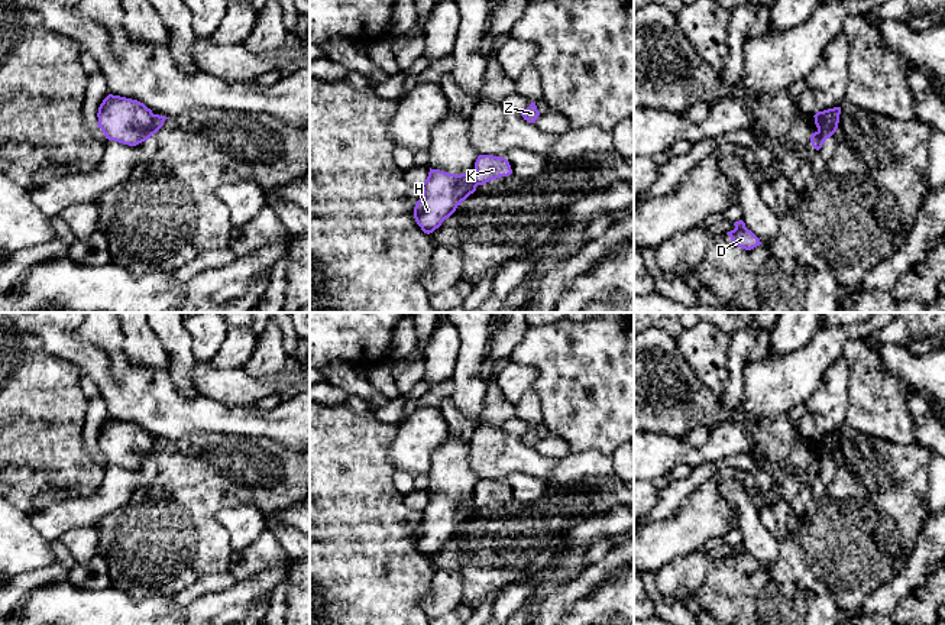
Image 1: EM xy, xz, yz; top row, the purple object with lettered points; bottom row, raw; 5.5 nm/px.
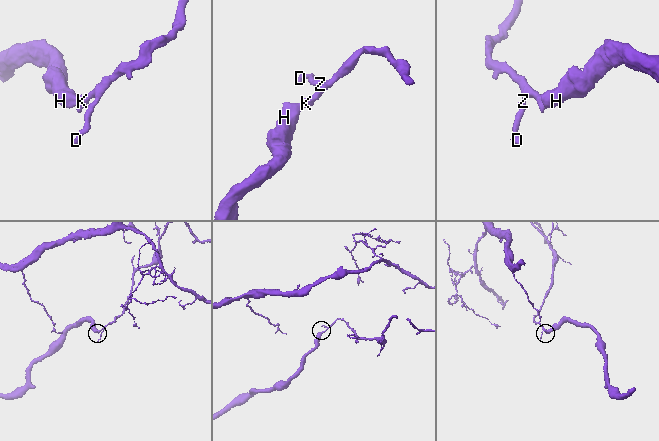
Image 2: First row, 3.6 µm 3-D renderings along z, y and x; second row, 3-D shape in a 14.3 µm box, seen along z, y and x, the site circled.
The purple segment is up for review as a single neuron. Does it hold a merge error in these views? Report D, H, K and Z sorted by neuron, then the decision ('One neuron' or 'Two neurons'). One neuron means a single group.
Groups: D K Z / H. Two neurons

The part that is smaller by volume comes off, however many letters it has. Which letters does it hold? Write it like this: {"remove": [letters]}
{"remove": ["D", "K", "Z"]}

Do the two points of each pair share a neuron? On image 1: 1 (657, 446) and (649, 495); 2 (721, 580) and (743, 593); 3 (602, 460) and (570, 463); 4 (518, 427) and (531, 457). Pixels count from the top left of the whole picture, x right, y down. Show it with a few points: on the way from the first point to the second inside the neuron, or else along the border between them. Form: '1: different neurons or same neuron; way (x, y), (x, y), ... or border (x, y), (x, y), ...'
1: different neurons; border (649, 479), (651, 482)
2: same neuron; way (727, 586), (737, 593)
3: same neuron; way (595, 463), (578, 463)
4: different neurons; border (499, 427), (518, 436)

